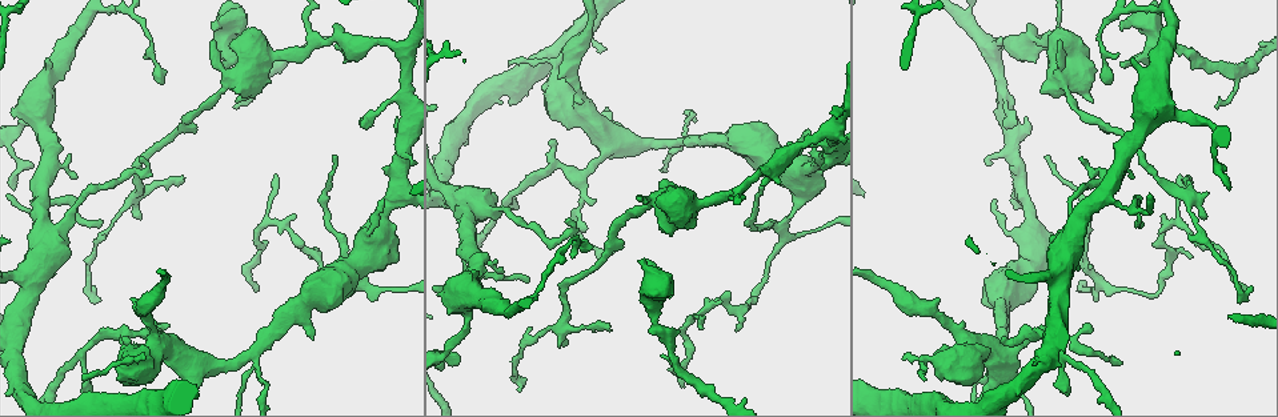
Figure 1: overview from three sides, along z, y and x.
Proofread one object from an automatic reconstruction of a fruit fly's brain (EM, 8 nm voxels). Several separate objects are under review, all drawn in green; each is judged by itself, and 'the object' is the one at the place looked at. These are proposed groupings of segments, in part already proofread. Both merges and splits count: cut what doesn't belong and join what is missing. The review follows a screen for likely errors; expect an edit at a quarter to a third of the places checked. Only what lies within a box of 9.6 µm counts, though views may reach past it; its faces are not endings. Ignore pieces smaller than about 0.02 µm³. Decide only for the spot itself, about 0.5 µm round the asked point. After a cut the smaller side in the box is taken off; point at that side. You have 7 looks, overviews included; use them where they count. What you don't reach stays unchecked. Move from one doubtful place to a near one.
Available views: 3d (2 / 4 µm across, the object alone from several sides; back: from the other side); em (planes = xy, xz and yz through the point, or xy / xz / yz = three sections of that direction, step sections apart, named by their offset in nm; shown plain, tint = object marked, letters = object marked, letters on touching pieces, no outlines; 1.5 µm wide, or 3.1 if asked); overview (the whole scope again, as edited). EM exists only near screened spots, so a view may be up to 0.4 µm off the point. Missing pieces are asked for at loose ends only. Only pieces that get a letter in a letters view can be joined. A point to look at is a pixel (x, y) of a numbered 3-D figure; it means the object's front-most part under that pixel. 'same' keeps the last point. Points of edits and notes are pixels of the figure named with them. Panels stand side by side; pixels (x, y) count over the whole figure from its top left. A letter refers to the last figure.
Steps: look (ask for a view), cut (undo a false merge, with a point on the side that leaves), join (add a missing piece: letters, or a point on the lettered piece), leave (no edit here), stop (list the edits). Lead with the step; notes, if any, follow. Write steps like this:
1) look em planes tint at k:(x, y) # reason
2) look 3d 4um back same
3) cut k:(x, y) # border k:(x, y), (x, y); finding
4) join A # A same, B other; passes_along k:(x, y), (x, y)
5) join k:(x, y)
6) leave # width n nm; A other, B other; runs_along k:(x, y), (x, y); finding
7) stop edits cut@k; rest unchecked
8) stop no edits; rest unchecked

look 3d 4um at 1:(310, 258) # an open end

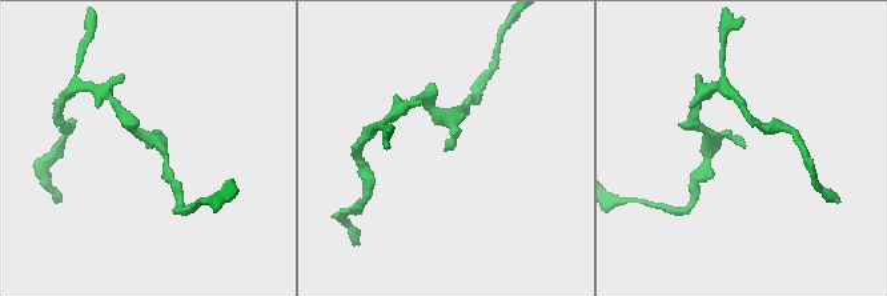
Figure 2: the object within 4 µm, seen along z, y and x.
look em yz step 4 letters at 2:(745, 146)

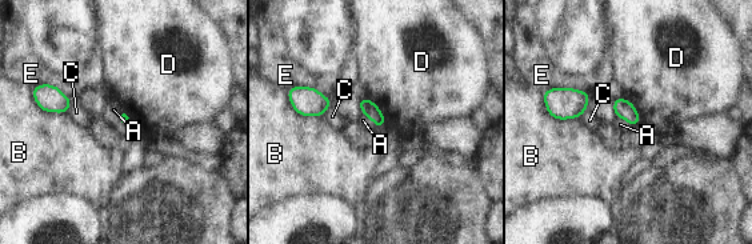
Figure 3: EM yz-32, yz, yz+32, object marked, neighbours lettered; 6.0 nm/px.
look em planes letters same

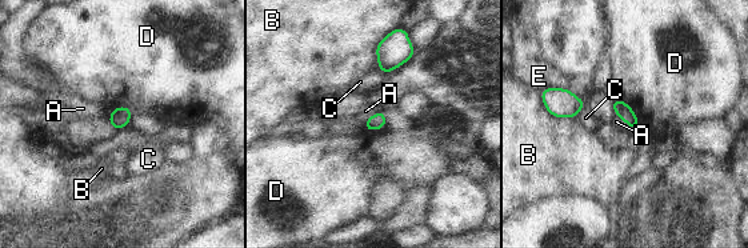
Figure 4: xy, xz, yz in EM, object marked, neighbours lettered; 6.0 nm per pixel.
leave # A other, B other, C other, D other, E other; border 4:(622, 99), (640, 123); none of them fits

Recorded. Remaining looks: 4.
look 3d 2um at 1:(1087, 325) # an open end

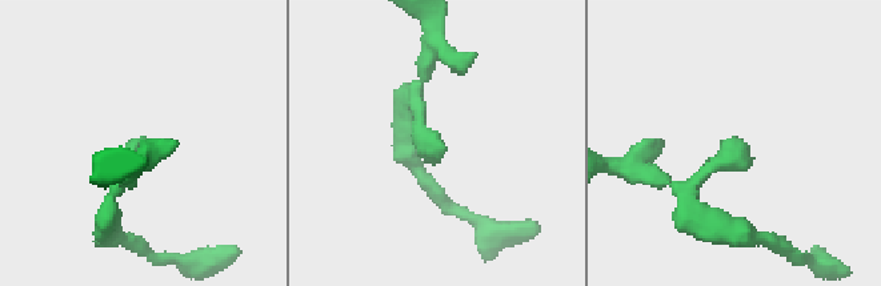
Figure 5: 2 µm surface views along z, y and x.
look em planes letters at 5:(741, 144) # now the EM

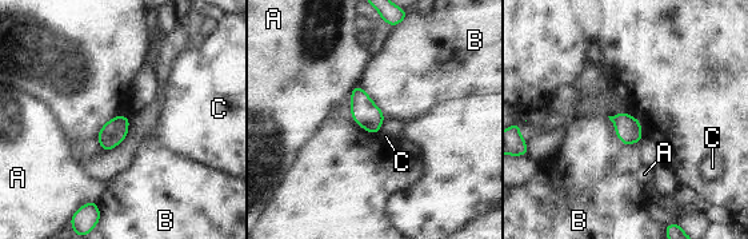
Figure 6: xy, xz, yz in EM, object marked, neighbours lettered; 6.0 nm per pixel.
leave # width 150 nm; A other, B other, C other; border 6:(359, 84), (384, 118); none of them fits

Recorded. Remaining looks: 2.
look em planes letters at 1:(1122, 63) # branch stops here

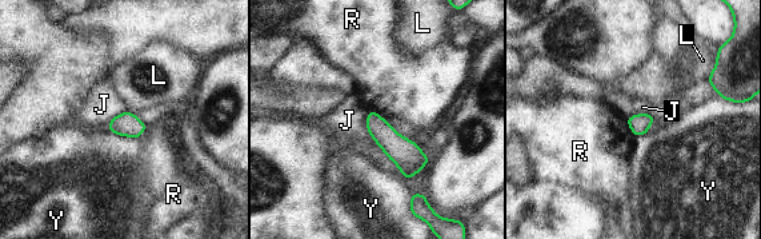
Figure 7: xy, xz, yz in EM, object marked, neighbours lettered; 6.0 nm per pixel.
leave # J other, L other, R other, Y other; border 7:(624, 118), (635, 135); none of them fits

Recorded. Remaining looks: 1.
stop no edits; rest unchecked

